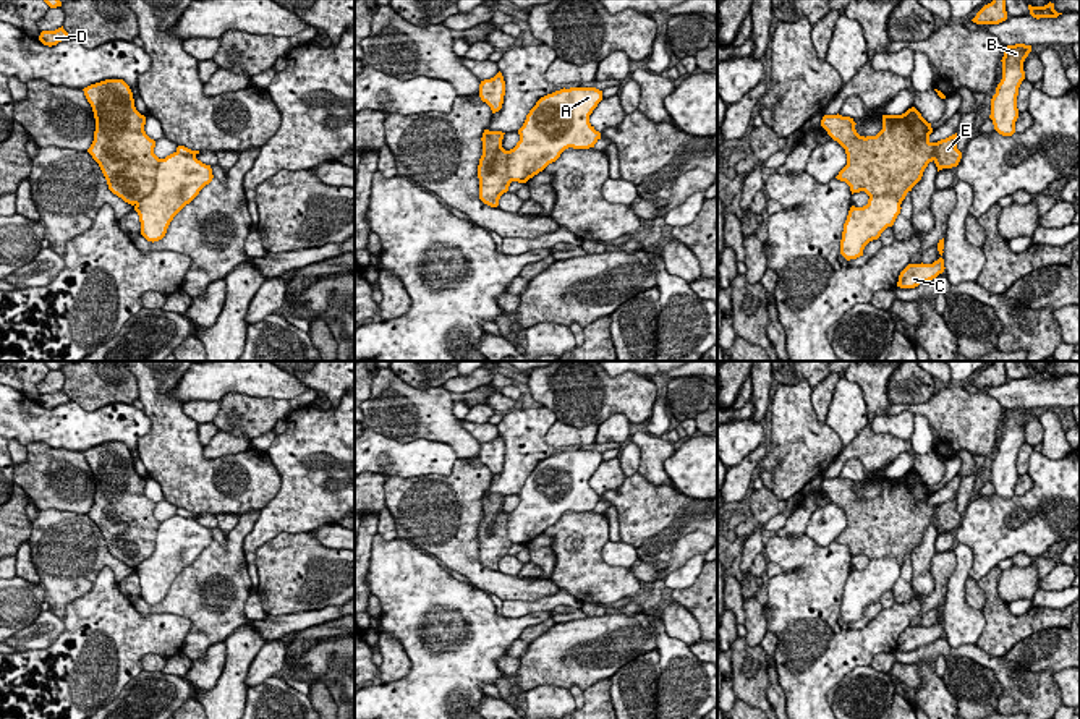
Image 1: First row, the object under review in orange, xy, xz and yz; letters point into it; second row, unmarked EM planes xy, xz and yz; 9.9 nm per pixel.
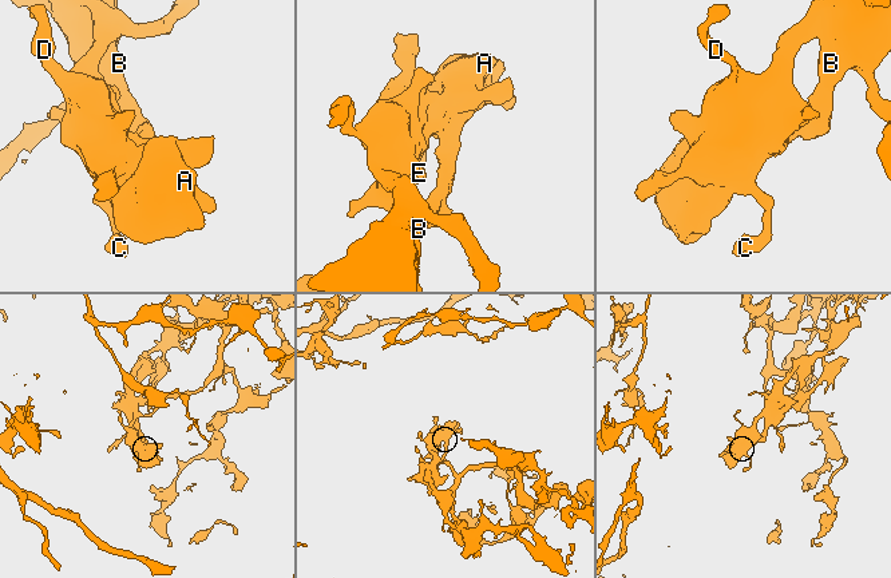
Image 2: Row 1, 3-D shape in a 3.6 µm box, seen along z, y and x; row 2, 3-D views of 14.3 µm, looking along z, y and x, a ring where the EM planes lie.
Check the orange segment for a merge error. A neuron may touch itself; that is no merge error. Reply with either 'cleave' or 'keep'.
cleave

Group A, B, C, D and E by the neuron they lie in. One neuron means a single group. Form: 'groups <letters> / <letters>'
groups A B / C D E

